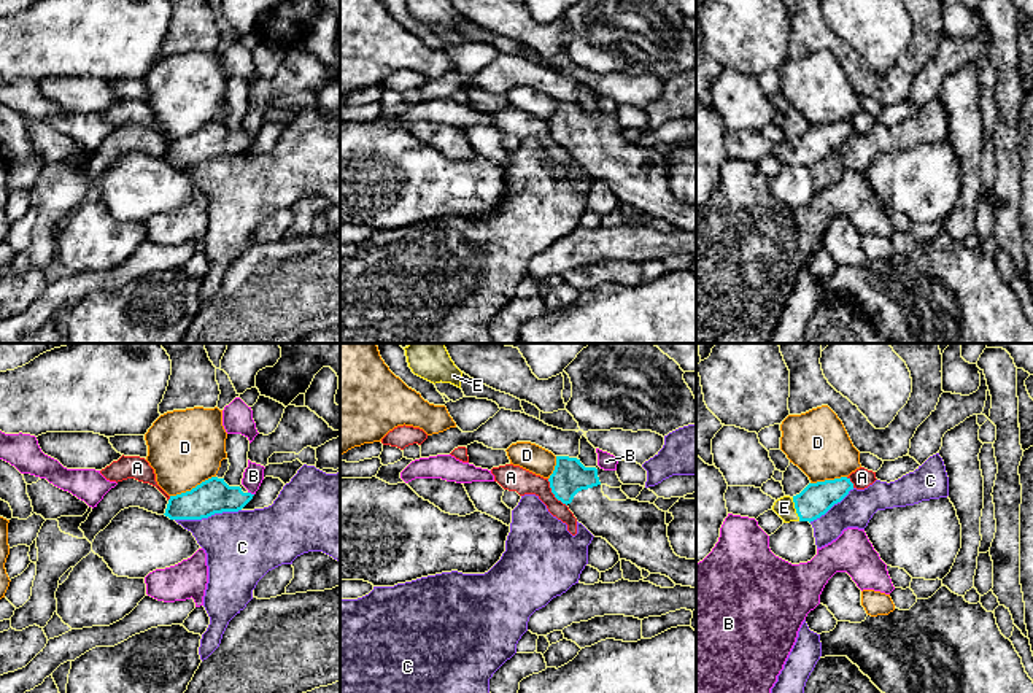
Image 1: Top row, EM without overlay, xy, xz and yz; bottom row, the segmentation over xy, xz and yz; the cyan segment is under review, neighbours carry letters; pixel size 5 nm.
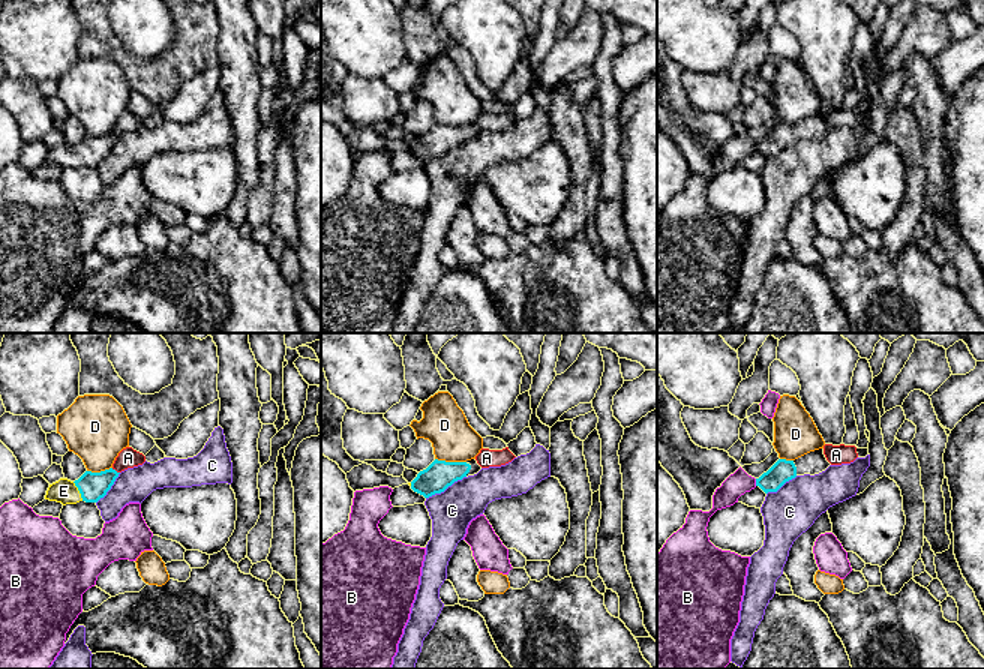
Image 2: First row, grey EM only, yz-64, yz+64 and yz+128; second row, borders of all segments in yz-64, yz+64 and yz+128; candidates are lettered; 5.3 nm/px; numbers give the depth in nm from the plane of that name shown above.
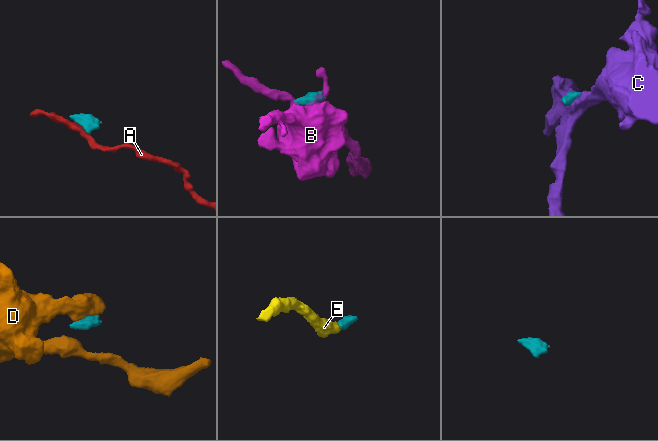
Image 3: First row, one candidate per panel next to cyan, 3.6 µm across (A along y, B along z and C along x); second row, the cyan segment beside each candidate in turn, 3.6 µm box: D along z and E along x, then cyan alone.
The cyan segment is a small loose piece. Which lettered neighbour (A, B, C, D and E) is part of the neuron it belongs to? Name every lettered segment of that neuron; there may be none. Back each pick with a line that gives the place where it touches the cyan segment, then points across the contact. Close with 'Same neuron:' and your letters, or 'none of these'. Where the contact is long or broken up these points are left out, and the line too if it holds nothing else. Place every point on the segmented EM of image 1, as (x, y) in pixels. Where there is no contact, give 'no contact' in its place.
E: yz (795, 507) | across yz (816, 499), (804, 507), (795, 507), (784, 507)
Same neuron: E

